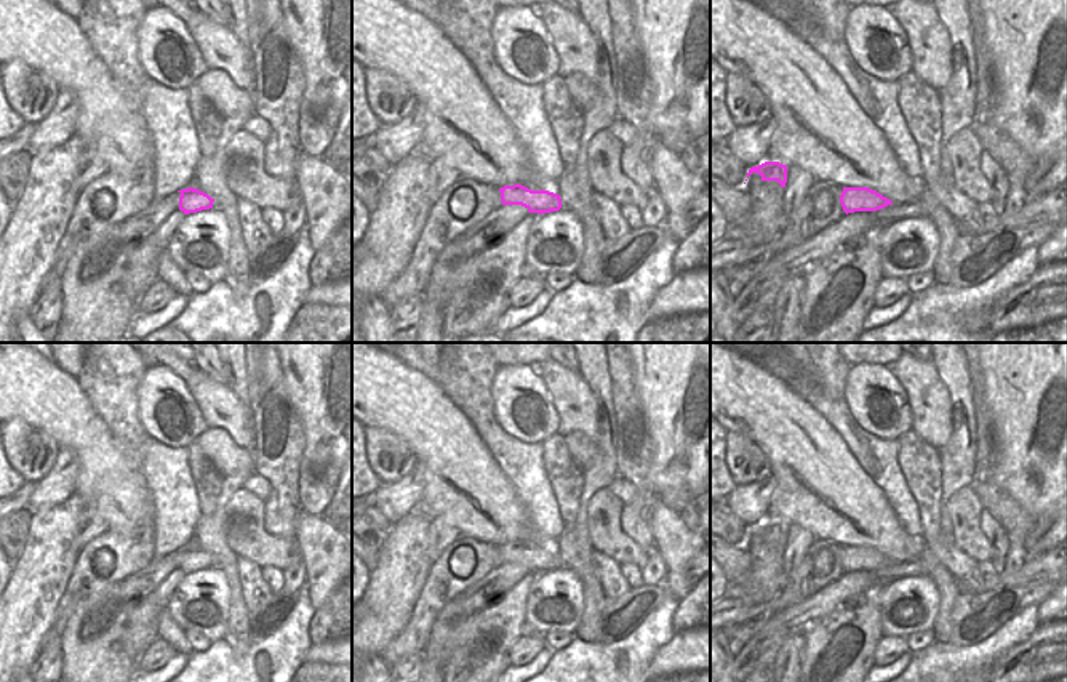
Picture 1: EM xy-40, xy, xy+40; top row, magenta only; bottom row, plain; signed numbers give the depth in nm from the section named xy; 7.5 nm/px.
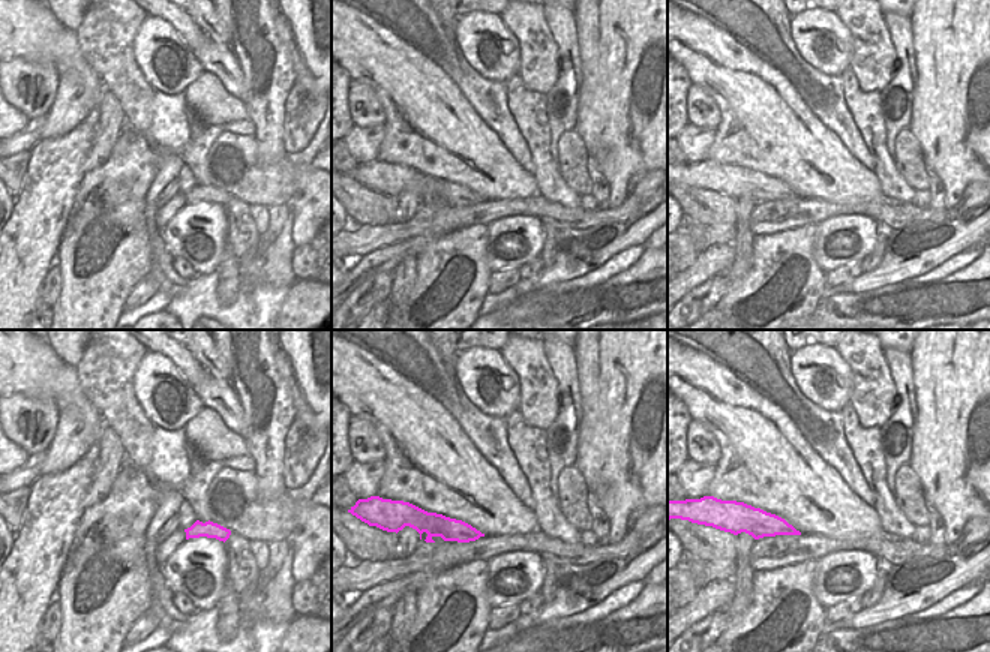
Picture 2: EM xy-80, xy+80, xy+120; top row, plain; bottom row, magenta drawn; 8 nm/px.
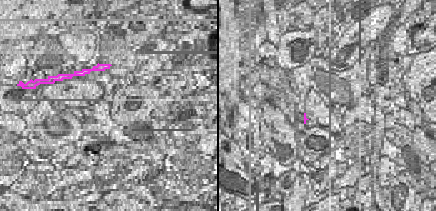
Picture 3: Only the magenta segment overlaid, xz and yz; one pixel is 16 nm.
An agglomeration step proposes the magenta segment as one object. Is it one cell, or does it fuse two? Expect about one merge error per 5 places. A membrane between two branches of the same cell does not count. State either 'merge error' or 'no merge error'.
no merge error

